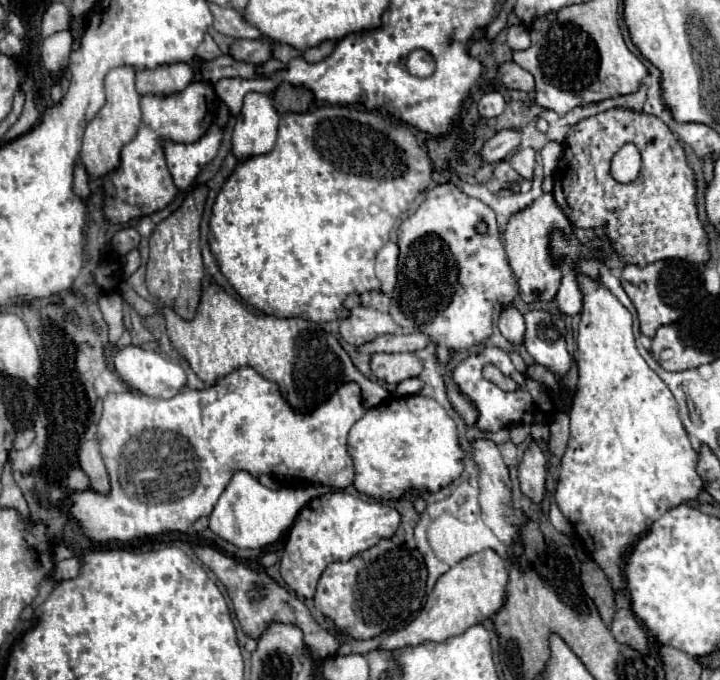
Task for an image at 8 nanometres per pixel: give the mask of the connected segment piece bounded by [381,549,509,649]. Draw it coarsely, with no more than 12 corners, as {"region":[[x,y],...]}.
{"region":[[469,555],[381,649],[445,641],[505,605],[507,561]]}

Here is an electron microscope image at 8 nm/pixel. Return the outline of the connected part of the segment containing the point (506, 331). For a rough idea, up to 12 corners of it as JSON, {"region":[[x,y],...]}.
{"region":[[513,305],[503,307],[497,327],[509,343],[523,343],[525,321]]}

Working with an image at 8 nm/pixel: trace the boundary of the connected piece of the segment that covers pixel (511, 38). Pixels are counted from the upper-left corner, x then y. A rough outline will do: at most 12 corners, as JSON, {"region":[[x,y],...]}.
{"region":[[525,25],[507,31],[507,43],[513,51],[531,47],[531,35]]}

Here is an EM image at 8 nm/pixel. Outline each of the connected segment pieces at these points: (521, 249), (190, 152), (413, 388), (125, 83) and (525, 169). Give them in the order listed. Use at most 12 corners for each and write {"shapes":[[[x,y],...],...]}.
{"shapes":[[[551,193],[513,215],[505,253],[525,303],[553,301],[573,227]],[[221,129],[197,143],[165,143],[167,165],[179,193],[217,155]],[[405,379],[397,385],[397,395],[415,395],[423,389],[421,379]],[[135,69],[105,77],[107,101],[83,137],[83,165],[101,177],[141,123]],[[519,149],[511,165],[523,179],[531,181],[535,151]]]}

